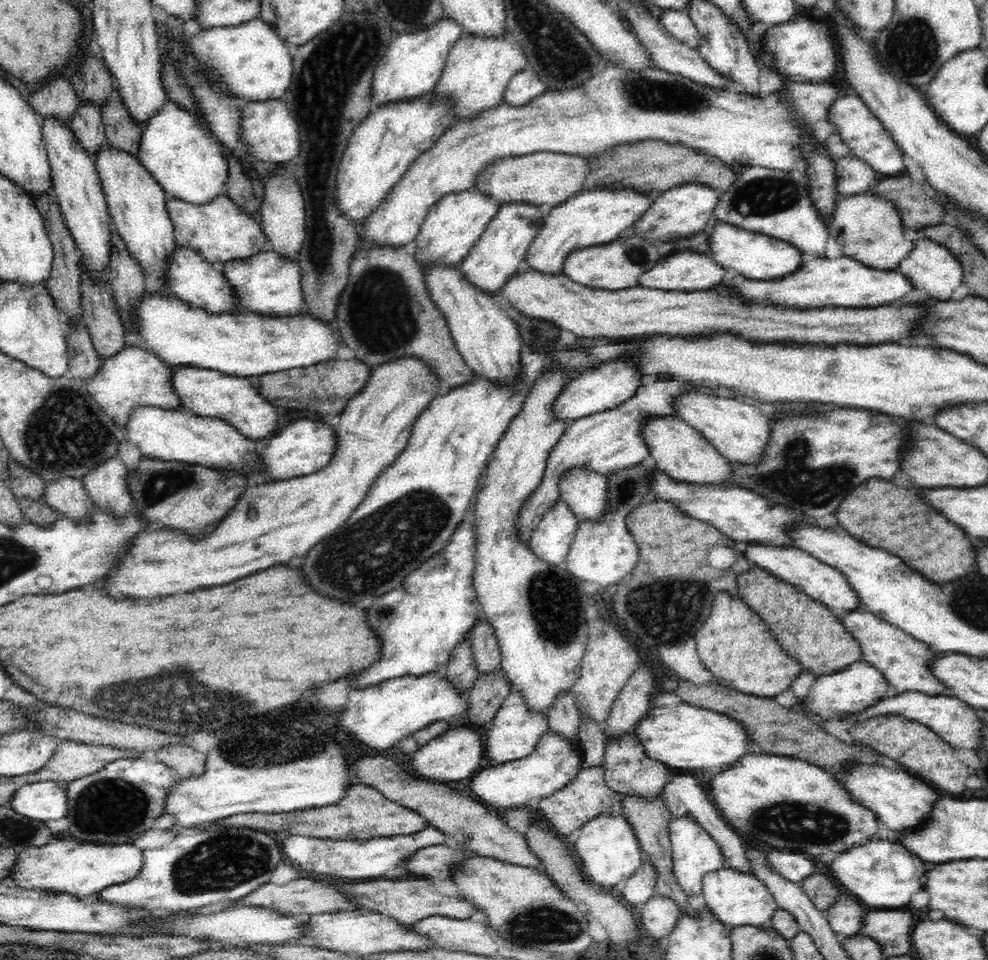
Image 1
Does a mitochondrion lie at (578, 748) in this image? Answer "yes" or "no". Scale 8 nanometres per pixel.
no

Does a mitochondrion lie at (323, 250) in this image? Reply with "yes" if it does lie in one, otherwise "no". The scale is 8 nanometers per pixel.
yes

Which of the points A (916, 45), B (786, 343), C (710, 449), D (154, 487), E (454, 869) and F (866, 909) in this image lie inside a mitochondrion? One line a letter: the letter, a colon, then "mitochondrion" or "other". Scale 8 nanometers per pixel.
A: mitochondrion
B: other
C: other
D: mitochondrion
E: other
F: other

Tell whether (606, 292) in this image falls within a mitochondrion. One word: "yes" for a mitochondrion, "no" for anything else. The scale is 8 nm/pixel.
no

